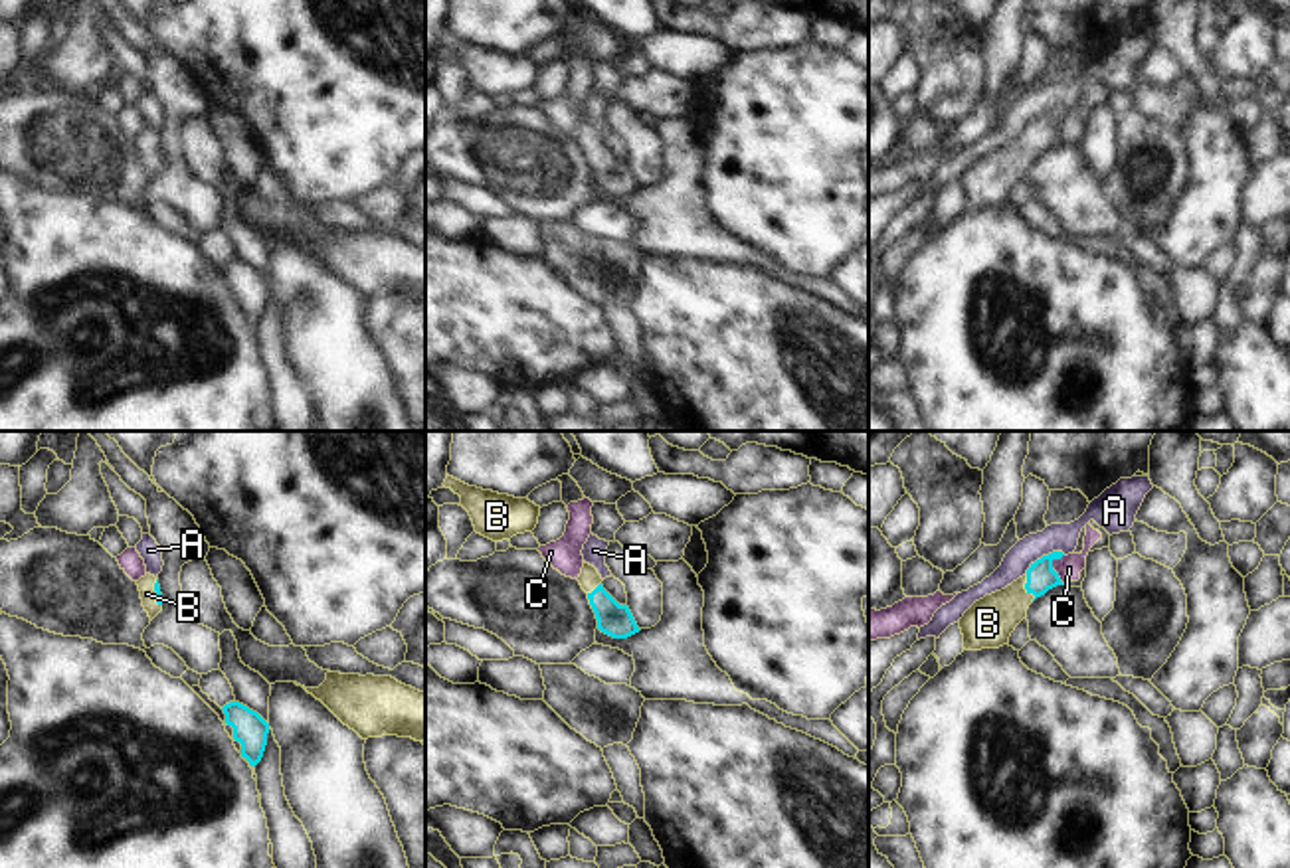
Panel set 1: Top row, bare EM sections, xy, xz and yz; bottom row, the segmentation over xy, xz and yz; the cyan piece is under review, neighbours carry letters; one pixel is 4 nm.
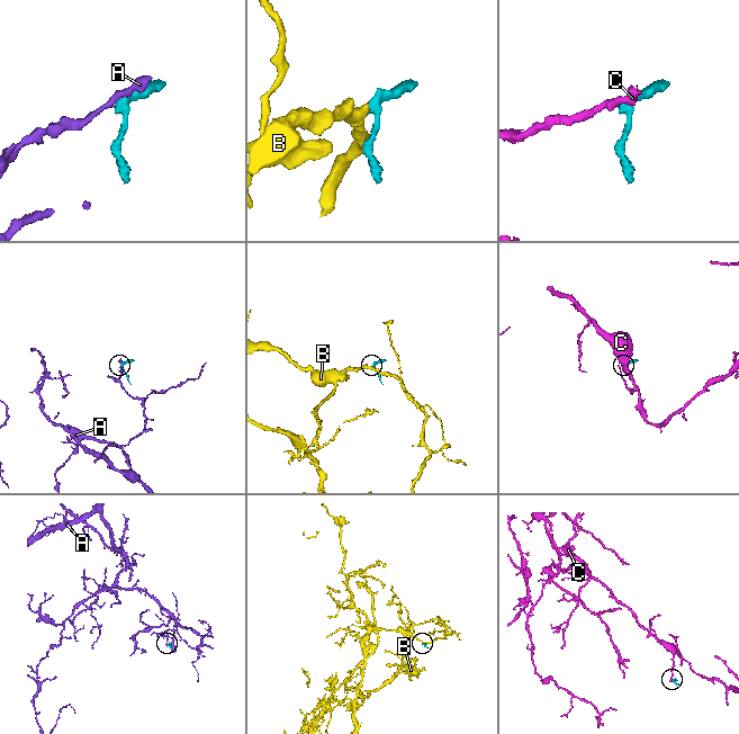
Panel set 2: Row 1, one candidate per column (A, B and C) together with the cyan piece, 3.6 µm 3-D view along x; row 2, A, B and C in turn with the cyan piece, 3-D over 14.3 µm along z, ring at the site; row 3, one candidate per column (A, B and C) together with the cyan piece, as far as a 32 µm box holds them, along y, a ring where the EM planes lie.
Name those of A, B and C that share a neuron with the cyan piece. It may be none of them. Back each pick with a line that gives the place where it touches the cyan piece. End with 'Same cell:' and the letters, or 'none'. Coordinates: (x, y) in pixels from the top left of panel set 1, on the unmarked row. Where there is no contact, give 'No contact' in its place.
B: Touches cyan at yz (1025, 145)
Same cell: B.

